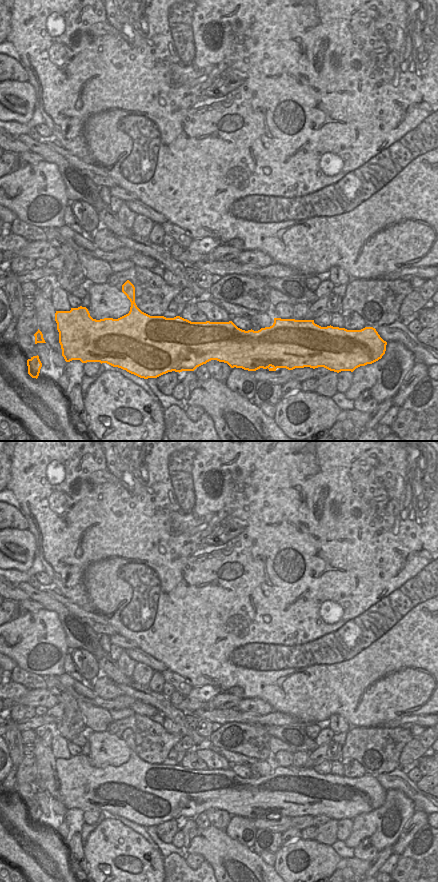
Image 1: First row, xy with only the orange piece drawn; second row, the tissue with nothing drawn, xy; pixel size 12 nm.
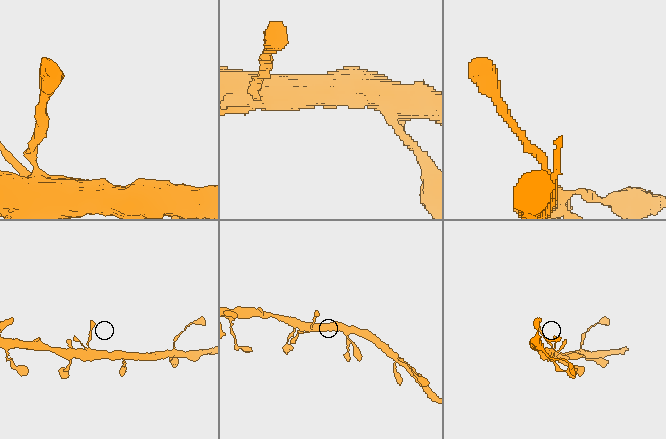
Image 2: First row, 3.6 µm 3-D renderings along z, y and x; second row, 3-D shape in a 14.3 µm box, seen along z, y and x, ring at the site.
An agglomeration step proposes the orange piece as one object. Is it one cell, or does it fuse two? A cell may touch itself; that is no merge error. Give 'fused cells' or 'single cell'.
single cell

